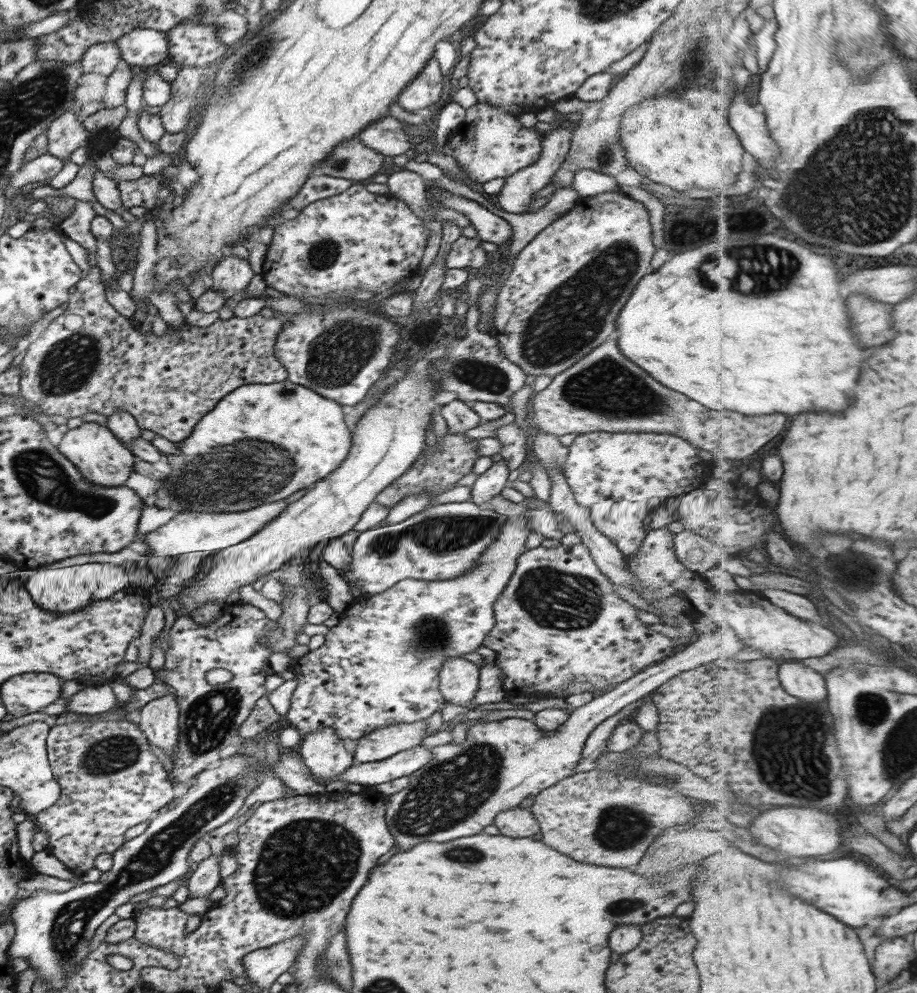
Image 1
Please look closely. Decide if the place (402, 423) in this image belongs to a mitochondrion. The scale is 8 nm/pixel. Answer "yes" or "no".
no

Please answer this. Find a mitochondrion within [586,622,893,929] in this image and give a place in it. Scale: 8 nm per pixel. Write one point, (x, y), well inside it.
(790, 749)

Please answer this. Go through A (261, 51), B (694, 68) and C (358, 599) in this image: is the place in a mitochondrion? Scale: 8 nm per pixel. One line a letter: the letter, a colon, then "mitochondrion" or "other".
A: mitochondrion
B: mitochondrion
C: other

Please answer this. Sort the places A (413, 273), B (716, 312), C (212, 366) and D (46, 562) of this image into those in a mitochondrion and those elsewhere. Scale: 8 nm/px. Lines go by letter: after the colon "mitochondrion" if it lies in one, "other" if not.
A: other
B: other
C: other
D: other

